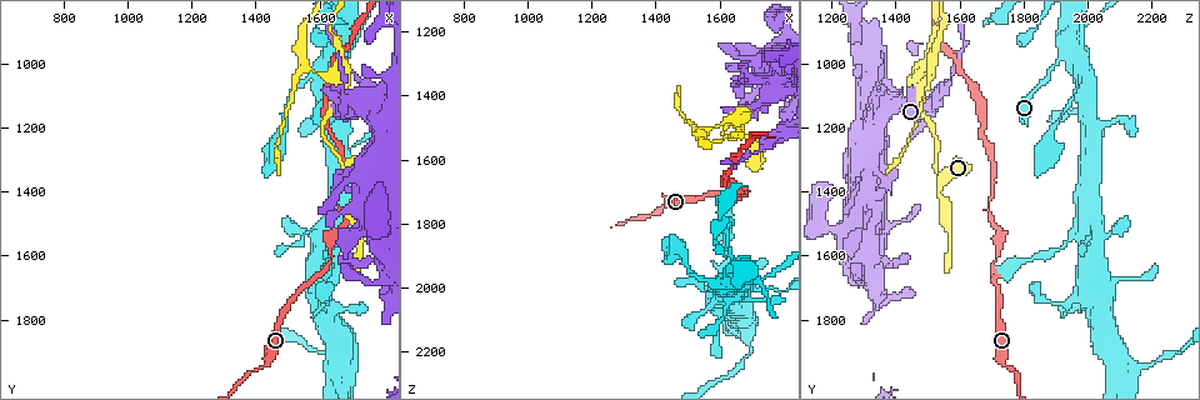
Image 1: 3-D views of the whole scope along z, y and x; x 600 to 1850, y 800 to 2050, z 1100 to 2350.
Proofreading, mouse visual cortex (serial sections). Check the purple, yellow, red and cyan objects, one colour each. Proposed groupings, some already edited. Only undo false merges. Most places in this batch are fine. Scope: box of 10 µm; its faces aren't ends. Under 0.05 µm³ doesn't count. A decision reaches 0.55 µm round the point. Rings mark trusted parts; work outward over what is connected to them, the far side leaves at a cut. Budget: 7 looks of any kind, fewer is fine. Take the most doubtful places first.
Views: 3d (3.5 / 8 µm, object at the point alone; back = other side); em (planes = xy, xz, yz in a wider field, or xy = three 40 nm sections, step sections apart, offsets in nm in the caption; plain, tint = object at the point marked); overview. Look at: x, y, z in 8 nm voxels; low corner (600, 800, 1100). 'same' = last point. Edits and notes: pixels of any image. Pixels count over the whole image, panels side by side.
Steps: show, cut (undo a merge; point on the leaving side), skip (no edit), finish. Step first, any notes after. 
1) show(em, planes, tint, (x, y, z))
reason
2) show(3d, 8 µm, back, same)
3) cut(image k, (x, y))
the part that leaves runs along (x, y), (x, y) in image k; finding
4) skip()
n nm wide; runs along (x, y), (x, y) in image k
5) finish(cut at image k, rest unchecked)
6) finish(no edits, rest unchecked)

show(3d, 8 µm, (1650, 1060, 1470))
three-way junction

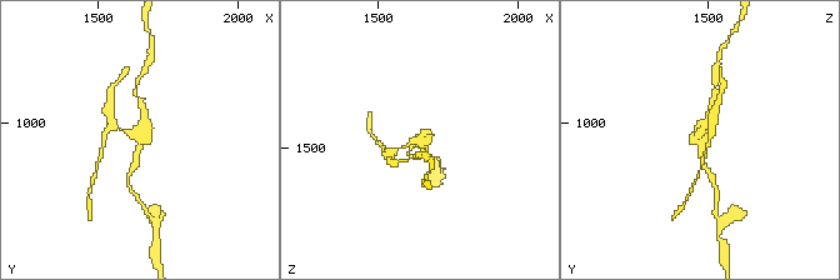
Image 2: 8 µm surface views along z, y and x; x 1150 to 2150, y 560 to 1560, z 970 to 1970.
show(em, xy, step 3, tint, same)
3 arms; arms of 100, 150, 150 nm

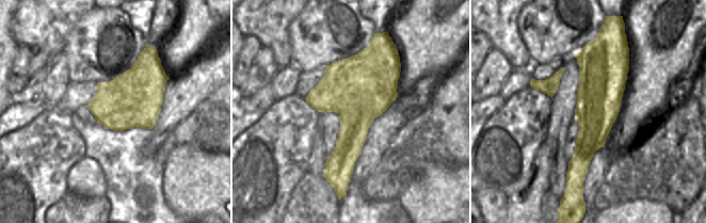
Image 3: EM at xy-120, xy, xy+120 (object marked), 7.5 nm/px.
cut(image 2, (113, 125))
the part that leaves runs along (140, 138), (114, 126), (109, 106) in image 2; two cells meet here

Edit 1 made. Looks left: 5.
show(3d, 3.5 µm, (1660, 1430, 1690))
sharp bend

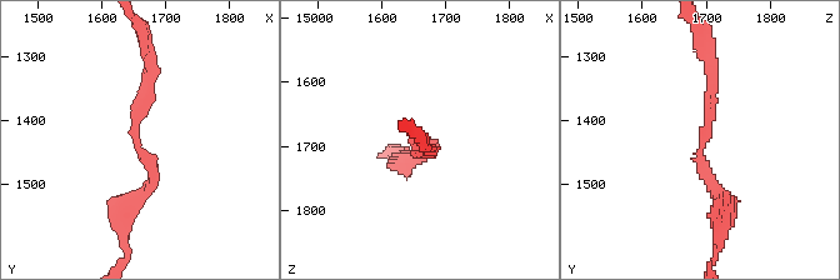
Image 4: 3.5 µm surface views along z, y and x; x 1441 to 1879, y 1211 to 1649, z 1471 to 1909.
show(em, xy, step 5, tint, (1660, 1440, 1690))
arms of 150, 200 nm

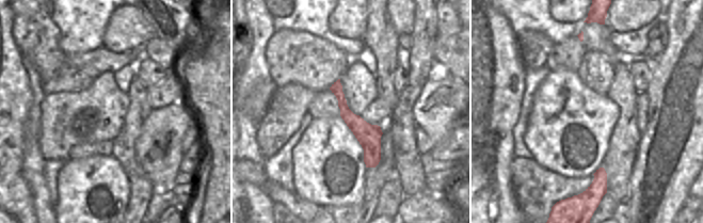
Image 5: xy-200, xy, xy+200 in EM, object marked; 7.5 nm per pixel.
skip()
runs along (336, 84), (372, 164) in image 5; continuous, no second cell

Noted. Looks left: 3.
show(3d, 8 µm, (1690, 1940, 2120))
abrupt turn

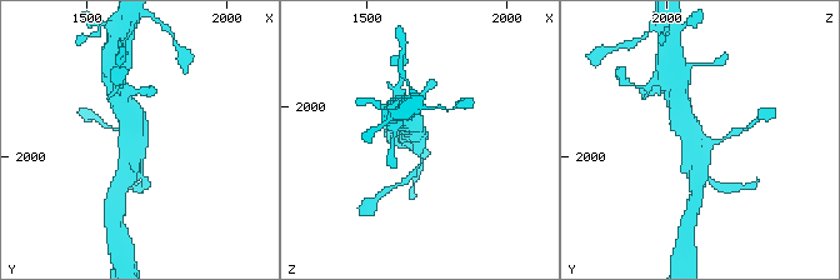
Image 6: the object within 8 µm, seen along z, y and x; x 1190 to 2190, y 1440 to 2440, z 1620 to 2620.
show(em, xy, step 3, tint, same)
now the EM

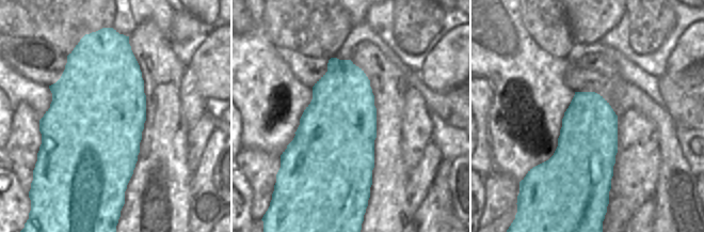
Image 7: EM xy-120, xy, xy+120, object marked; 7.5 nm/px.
skip()
all the same cell

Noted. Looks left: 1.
finish(cut at image 2, rest unchecked)

